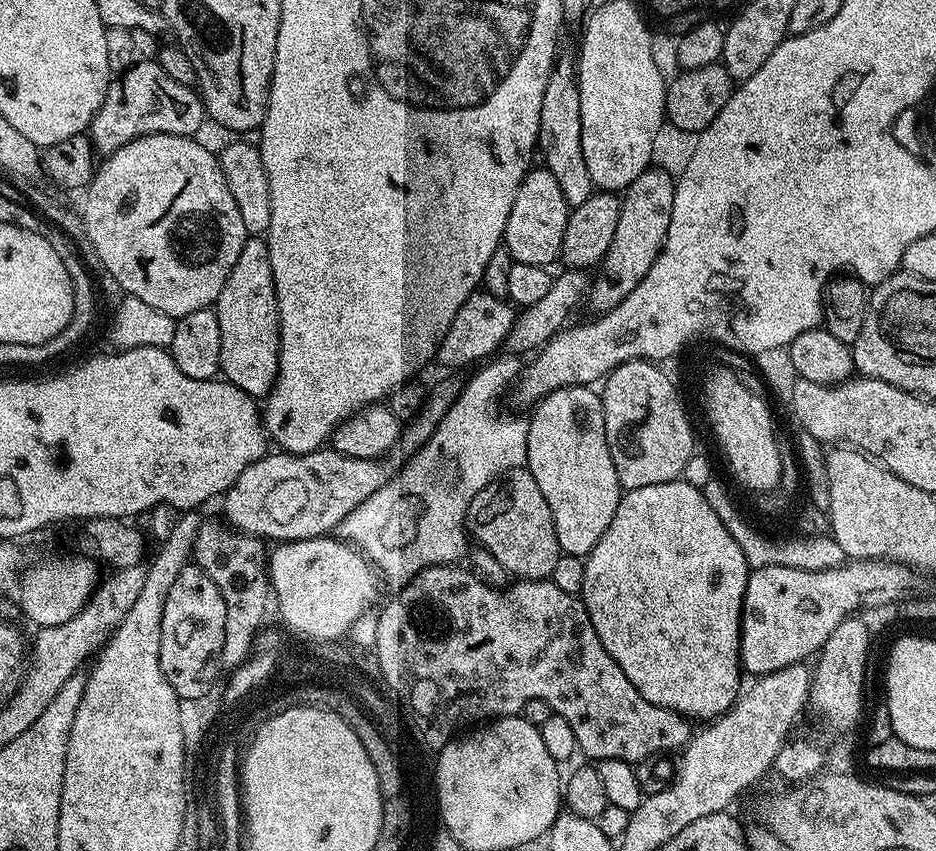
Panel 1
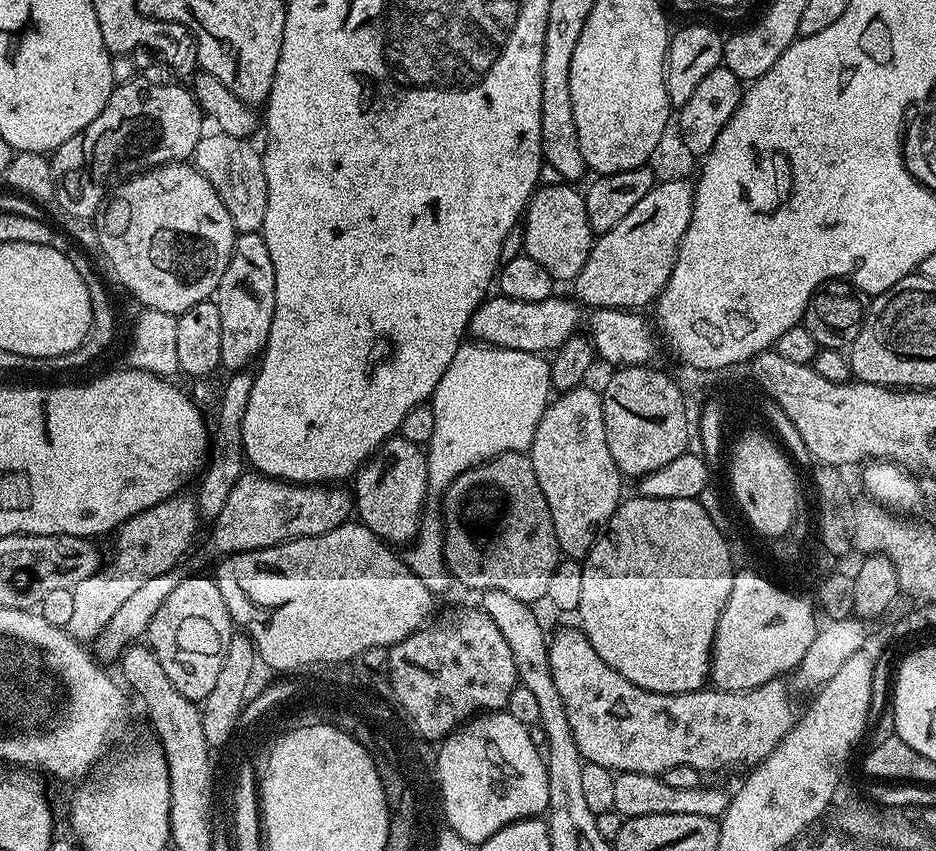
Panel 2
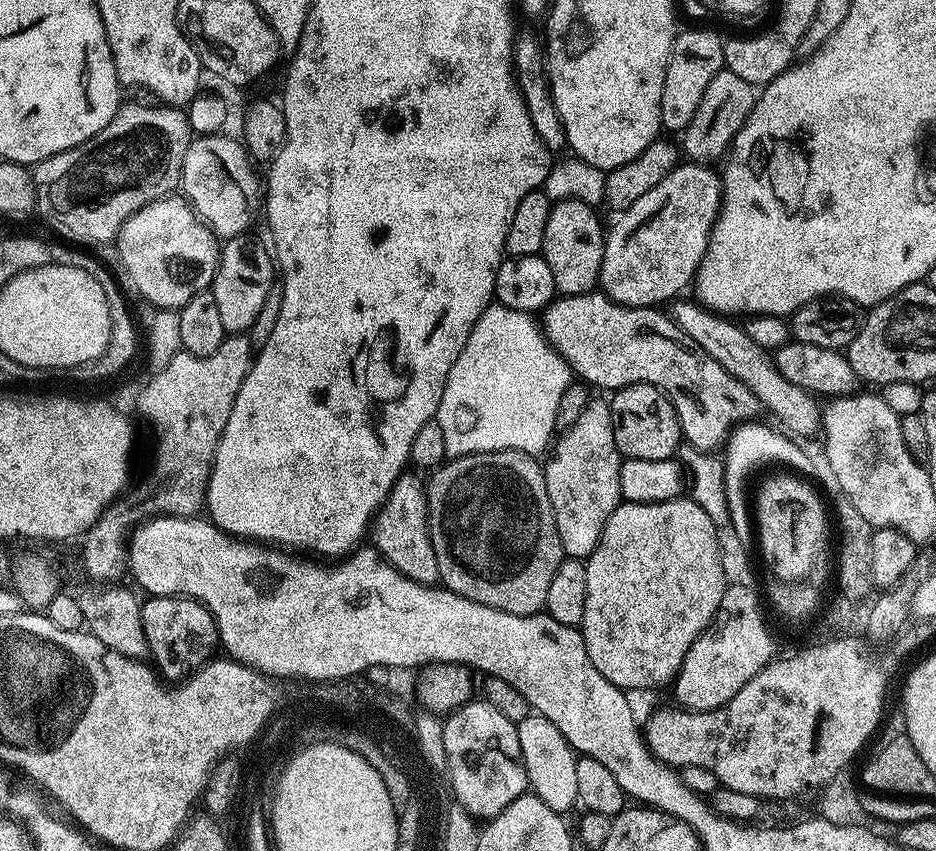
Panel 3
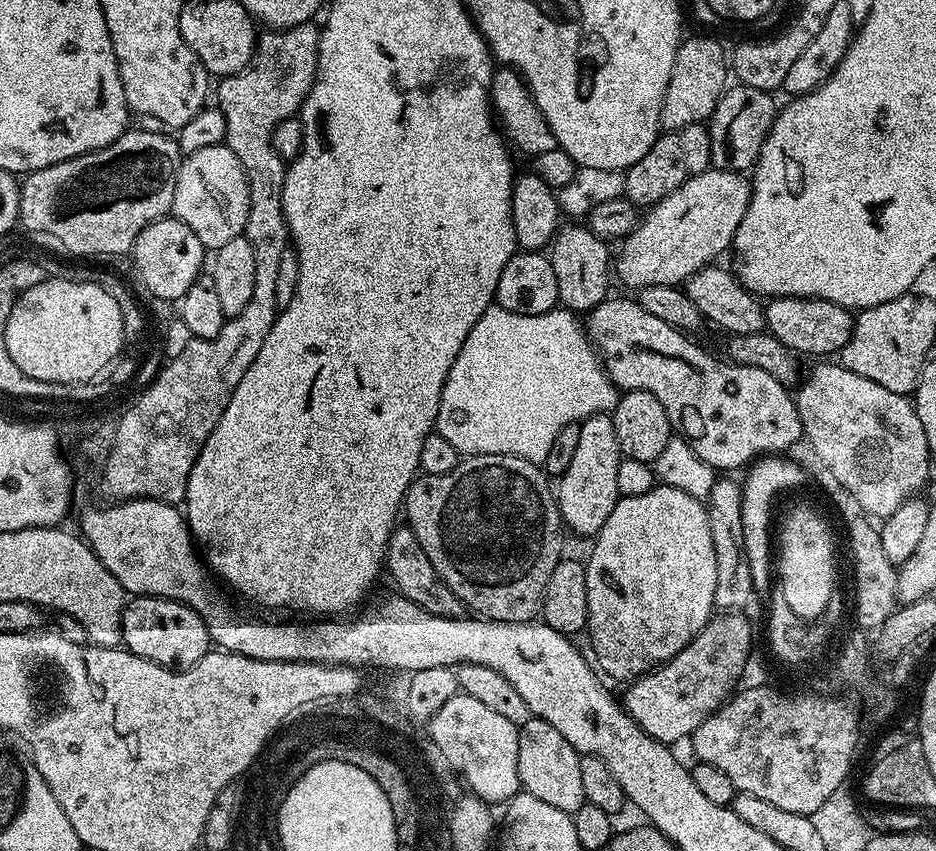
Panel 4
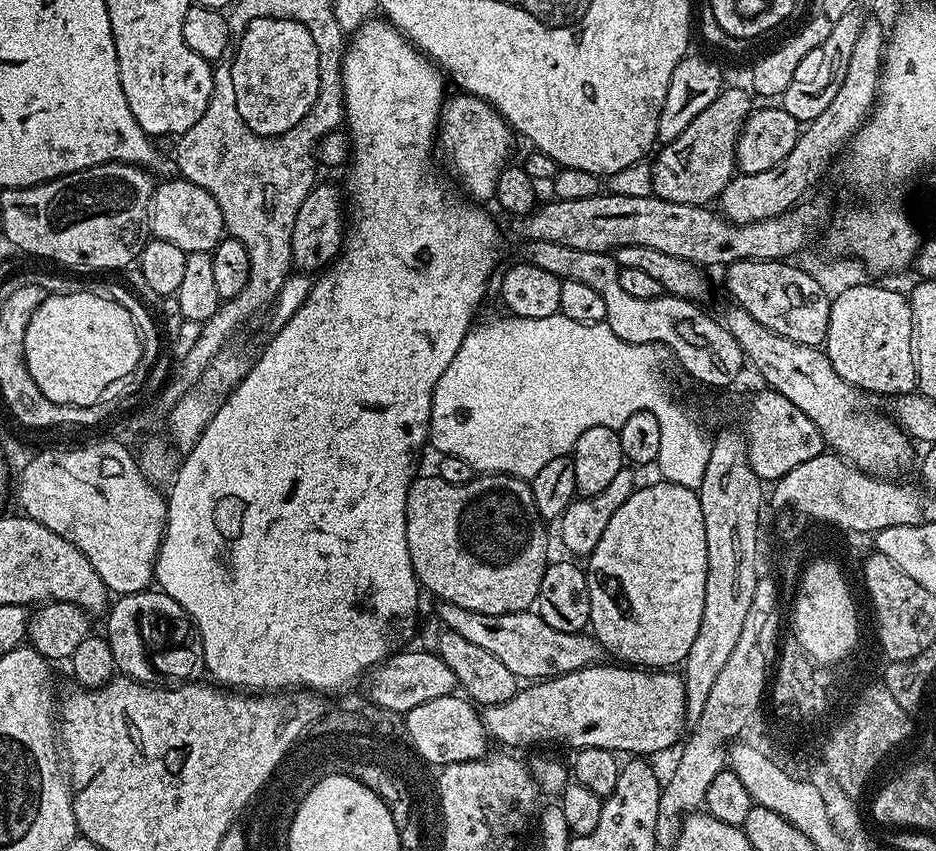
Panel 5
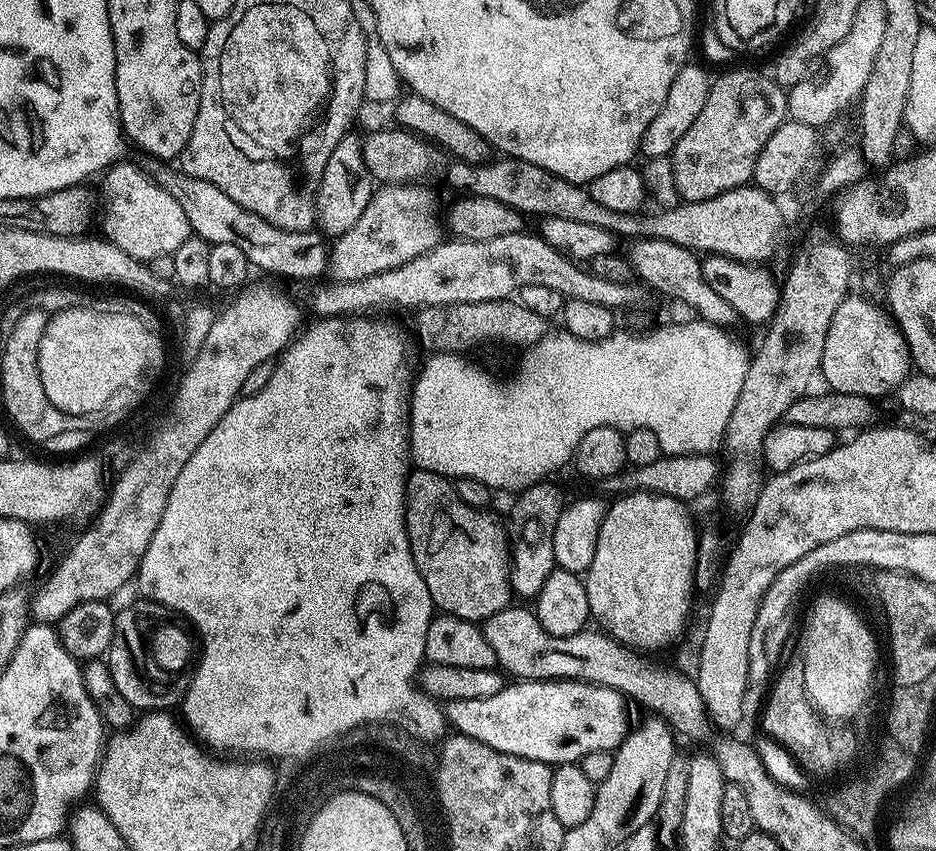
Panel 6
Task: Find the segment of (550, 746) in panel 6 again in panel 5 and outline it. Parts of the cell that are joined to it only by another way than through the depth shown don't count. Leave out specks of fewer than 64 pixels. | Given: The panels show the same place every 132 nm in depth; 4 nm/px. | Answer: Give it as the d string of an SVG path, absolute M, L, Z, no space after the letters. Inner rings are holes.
M605 662L587 664L585 668L579 668L578 670L567 672L561 676L544 678L539 682L529 683L527 686L524 686L528 688L521 687L510 698L506 698L497 704L487 705L482 712L484 727L487 728L489 735L495 741L496 739L501 740L502 743L509 744L512 748L528 748L531 744L548 744L551 740L557 740L560 744L569 744L569 749L572 750L598 746L602 750L610 750L617 754L632 752L628 754L636 758L652 758L655 752L664 752L667 748L674 747L676 743L677 747L677 745L681 743L682 737L686 732L686 725L684 723L684 715L686 714L686 690L684 689L683 675L677 674L672 670L645 670L639 666L621 666L616 662L608 662L612 664L604 663Z

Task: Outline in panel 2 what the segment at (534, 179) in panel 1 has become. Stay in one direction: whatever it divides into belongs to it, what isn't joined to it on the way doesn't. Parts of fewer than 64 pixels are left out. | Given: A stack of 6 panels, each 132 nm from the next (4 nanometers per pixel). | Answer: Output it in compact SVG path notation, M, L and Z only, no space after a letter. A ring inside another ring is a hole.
M568 182L558 184L545 184L537 187L529 200L527 209L522 217L522 231L524 234L523 255L534 258L545 270L551 274L553 281L575 281L576 275L586 266L586 258L590 254L594 243L594 233L590 226L590 218L586 214L586 202L584 192L579 187Z

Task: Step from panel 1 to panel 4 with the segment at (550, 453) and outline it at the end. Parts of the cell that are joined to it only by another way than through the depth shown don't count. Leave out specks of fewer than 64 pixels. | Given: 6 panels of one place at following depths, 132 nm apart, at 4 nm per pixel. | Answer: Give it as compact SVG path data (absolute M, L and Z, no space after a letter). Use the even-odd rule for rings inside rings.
M611 415L590 416L580 424L574 458L571 459L570 466L566 466L566 470L558 477L554 488L556 505L560 507L560 519L567 531L569 528L580 536L592 538L602 530L606 518L610 518L610 510L614 510L617 500L621 497L618 490L618 466L621 459L618 434L614 434Z

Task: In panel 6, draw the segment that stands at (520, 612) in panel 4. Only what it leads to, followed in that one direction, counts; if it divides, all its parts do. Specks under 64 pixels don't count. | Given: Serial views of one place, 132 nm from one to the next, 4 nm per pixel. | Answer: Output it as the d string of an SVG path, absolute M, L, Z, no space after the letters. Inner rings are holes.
M423 470L409 471L404 491L404 525L408 528L410 550L414 554L418 574L422 574L422 582L426 582L426 590L430 590L433 605L443 615L483 622L513 603L510 532L505 521L503 524L490 513L462 502L449 477Z

